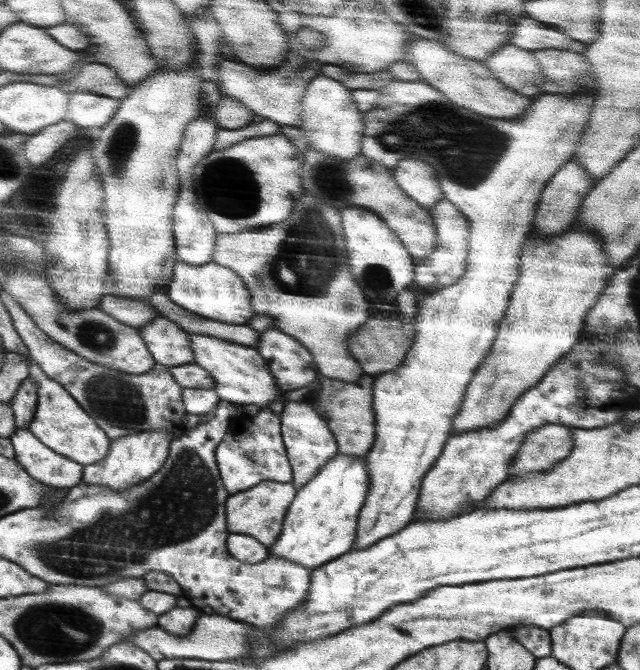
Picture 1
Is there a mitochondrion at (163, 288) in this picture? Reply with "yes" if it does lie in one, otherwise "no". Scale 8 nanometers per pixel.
no

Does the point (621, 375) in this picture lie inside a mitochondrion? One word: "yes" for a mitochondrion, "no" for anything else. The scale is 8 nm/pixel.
no

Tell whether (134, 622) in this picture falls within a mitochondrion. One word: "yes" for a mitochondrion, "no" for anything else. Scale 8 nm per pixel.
no

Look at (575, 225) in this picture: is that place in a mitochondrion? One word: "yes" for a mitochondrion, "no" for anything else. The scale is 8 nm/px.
no

